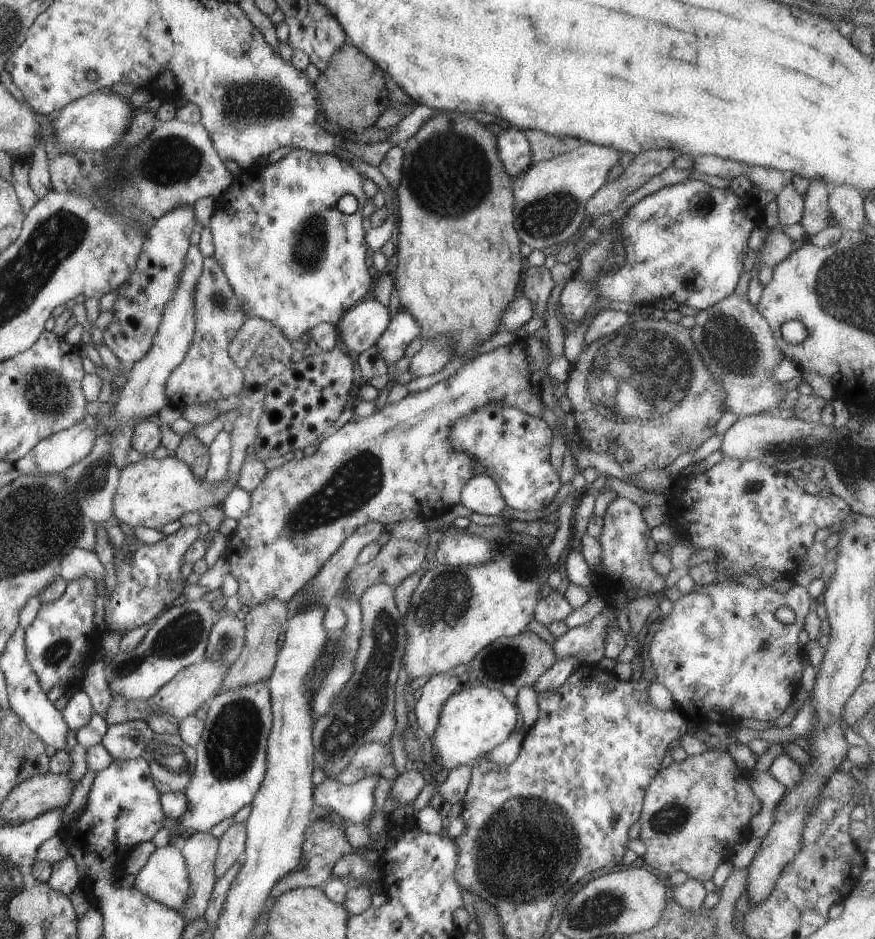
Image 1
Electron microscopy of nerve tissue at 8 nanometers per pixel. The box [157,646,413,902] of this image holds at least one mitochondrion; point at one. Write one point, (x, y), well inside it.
(235, 733)

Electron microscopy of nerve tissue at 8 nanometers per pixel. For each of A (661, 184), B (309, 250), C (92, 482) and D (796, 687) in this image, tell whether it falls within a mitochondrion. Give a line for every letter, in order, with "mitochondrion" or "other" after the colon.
A: other
B: mitochondrion
C: mitochondrion
D: other

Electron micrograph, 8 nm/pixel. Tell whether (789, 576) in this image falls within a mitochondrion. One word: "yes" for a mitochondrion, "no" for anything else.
no

